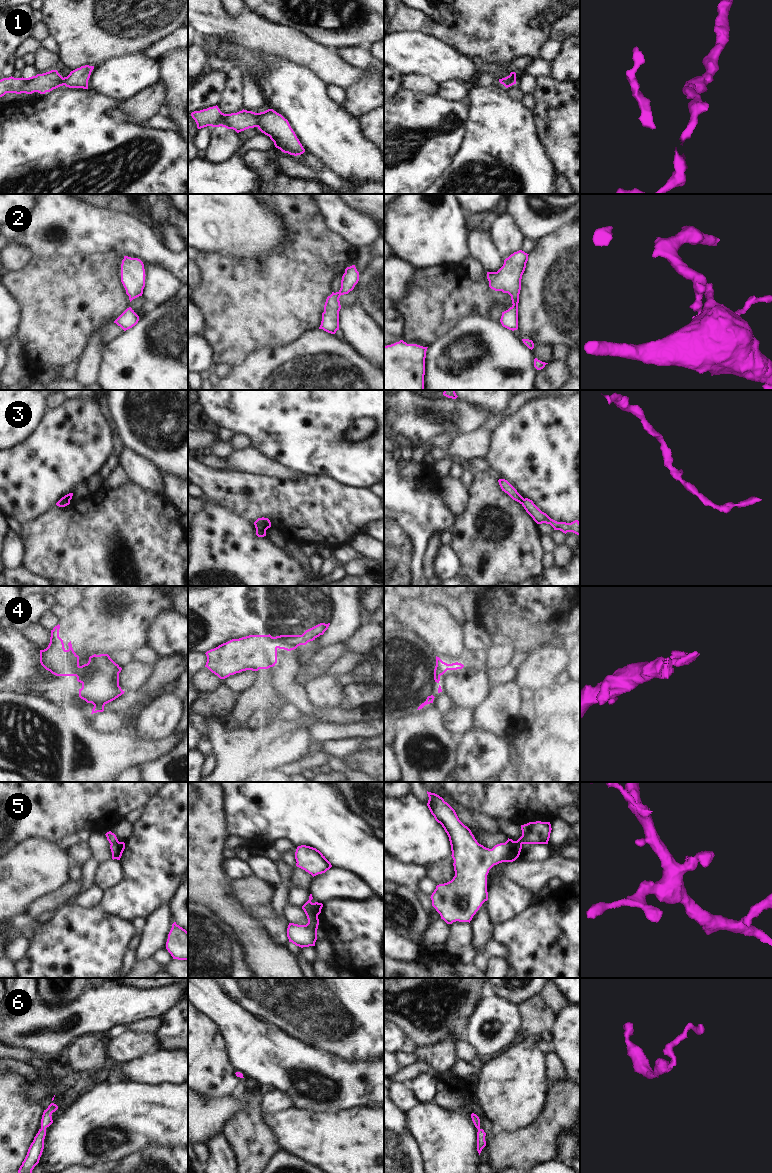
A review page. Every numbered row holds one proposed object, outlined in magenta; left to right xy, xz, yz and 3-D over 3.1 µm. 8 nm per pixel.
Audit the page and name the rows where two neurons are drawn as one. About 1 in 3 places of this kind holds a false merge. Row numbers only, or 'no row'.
4, 5

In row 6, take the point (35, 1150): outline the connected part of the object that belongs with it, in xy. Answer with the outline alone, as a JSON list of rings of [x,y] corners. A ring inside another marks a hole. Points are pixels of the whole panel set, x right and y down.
[[[51,1103],[46,1110],[44,1110],[41,1119],[41,1128],[34,1137],[31,1143],[27,1155],[20,1166],[18,1173],[32,1173],[34,1167],[39,1163],[40,1157],[44,1149],[44,1139],[46,1136],[46,1128],[52,1123],[52,1113],[58,1109],[58,1106]]]

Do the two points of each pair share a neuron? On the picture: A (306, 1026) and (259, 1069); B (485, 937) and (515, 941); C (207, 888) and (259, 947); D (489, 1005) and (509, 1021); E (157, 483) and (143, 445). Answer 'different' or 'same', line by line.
A: different
B: different
C: same
D: same
E: different

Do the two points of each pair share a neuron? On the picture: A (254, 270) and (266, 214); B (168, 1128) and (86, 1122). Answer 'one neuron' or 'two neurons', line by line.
A: two neurons
B: one neuron

